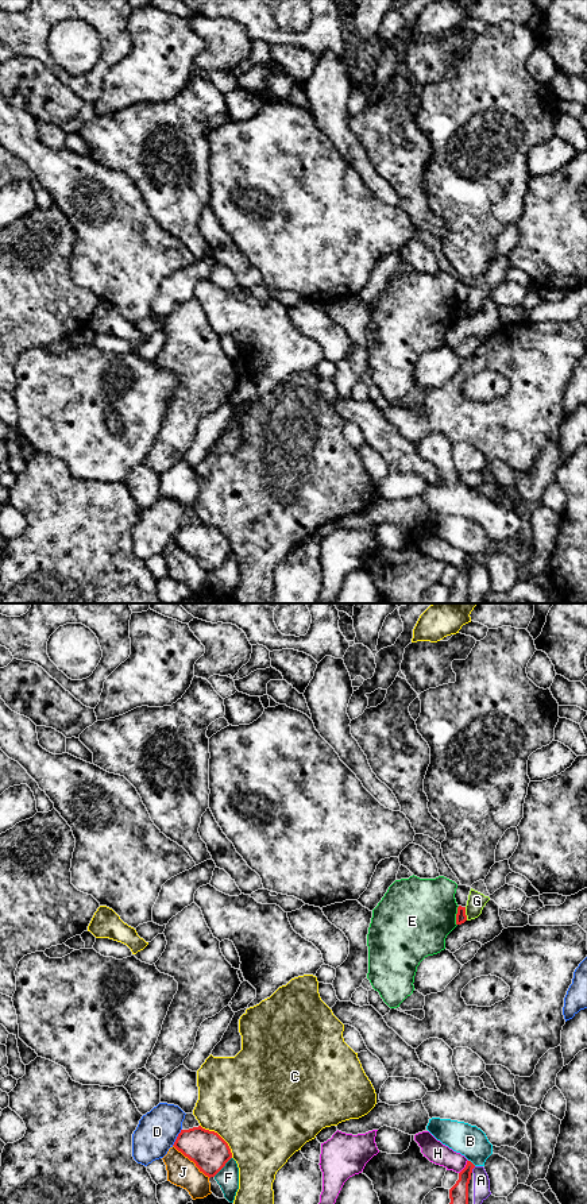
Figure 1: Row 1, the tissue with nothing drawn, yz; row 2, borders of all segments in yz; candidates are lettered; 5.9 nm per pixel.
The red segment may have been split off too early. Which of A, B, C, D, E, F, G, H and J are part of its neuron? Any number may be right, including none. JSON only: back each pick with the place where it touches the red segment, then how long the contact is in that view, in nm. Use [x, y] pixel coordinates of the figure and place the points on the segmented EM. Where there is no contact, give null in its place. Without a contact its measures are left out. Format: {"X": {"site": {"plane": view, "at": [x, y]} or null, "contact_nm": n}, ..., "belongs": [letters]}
{"belongs": []}

